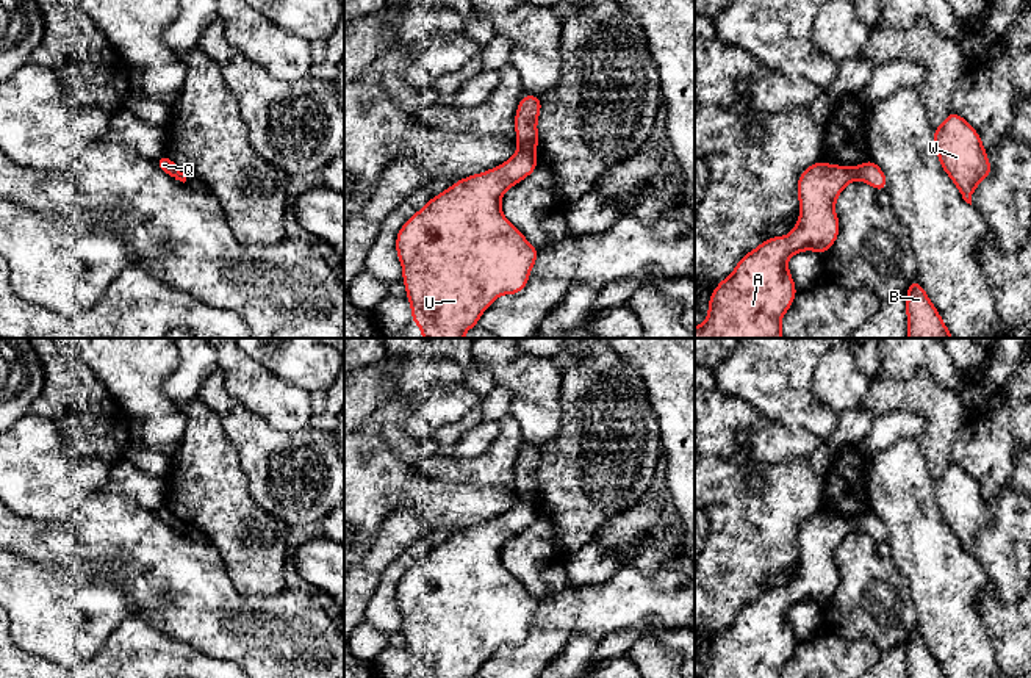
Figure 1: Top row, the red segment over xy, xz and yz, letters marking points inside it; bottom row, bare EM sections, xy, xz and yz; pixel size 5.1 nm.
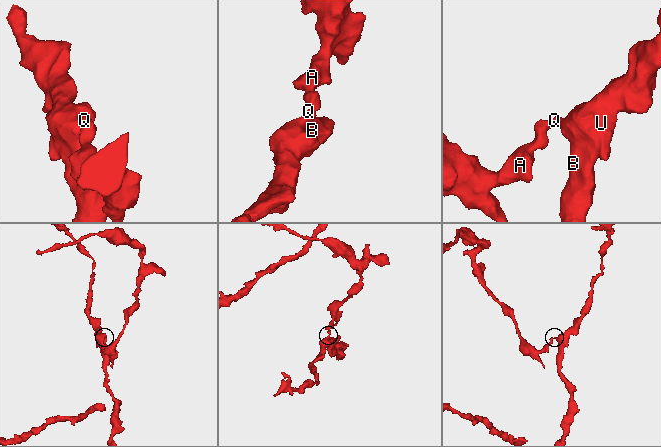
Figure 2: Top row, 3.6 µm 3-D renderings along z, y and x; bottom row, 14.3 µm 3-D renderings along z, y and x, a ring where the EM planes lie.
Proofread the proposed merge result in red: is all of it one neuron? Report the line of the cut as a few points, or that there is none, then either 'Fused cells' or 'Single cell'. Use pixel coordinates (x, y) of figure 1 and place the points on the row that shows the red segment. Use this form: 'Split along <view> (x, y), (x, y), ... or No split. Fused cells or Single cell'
Split along xz (518, 147), (534, 154). Fused cells

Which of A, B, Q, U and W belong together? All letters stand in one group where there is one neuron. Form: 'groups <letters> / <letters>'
groups A / B Q U W

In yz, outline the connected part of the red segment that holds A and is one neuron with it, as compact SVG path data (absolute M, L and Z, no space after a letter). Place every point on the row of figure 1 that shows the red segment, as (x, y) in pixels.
M817 161L801 172L796 183L801 215L792 233L771 236L743 255L729 277L723 279L709 299L709 315L695 327L695 338L782 338L781 319L796 298L787 260L801 251L826 254L840 233L834 205L842 189L859 179L857 168Z

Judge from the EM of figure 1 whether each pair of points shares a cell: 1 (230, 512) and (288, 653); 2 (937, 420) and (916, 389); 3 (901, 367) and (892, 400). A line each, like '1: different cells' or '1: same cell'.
1: different cells
2: same cell
3: different cells

